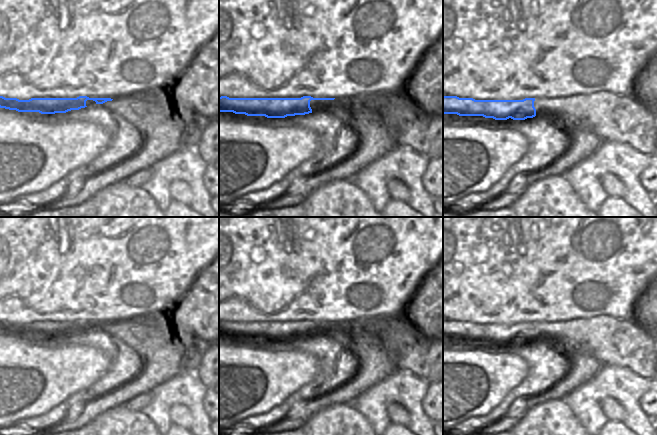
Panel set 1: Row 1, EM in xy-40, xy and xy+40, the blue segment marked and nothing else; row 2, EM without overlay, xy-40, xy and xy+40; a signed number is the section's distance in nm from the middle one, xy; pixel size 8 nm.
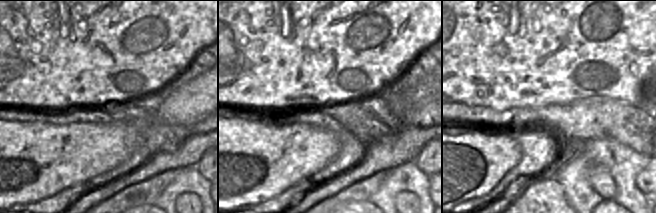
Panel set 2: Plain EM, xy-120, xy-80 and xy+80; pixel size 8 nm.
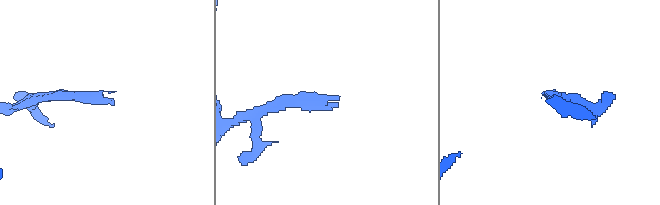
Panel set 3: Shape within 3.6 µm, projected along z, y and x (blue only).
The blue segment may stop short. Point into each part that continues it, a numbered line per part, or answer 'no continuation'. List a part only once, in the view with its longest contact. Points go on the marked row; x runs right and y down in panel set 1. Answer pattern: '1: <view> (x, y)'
1: xy (343, 107)

